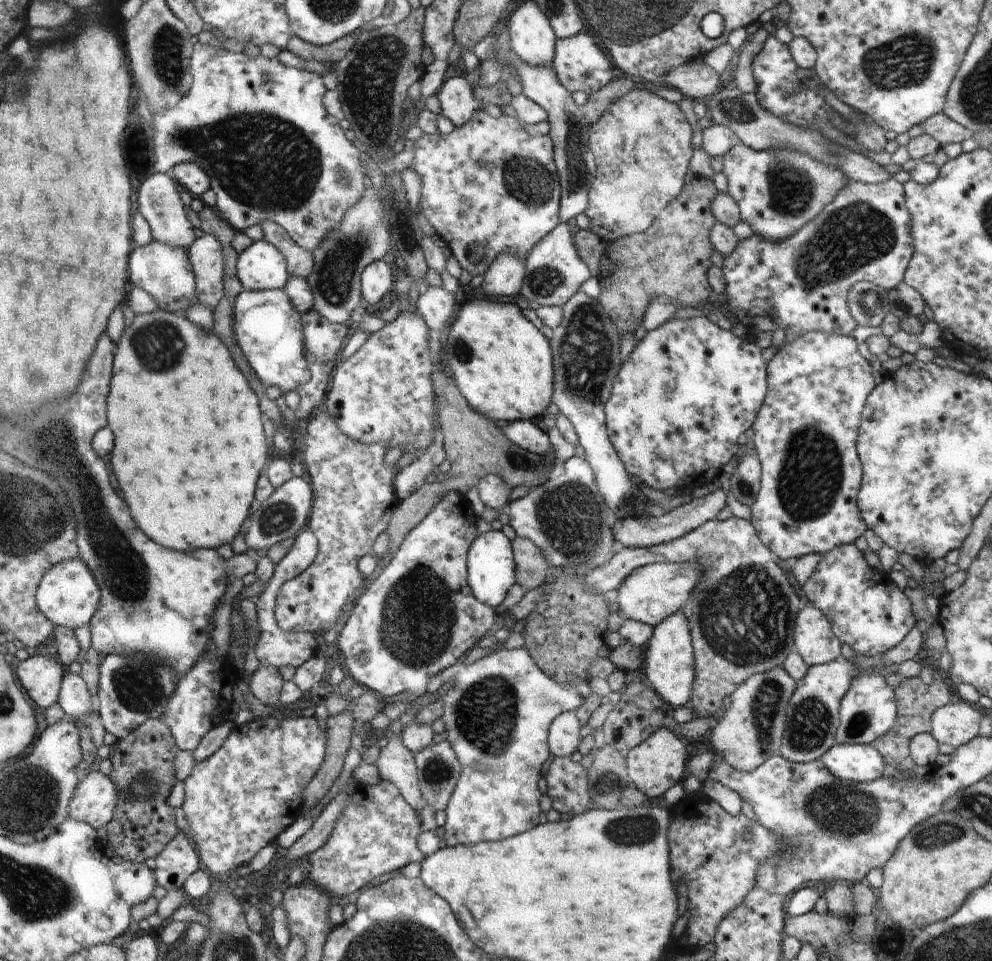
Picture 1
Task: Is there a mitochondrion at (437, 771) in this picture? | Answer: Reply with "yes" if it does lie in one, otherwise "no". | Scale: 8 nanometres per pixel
yes

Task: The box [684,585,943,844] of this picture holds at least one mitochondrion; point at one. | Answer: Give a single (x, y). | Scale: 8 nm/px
(810, 720)

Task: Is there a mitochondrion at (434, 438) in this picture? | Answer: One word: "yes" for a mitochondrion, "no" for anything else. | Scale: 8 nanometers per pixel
no

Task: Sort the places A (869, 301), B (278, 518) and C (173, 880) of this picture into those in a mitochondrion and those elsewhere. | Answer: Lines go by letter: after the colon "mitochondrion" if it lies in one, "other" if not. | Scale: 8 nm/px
A: mitochondrion
B: mitochondrion
C: other

